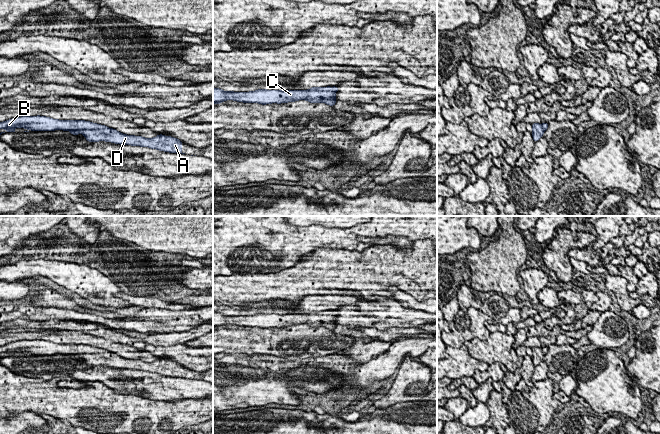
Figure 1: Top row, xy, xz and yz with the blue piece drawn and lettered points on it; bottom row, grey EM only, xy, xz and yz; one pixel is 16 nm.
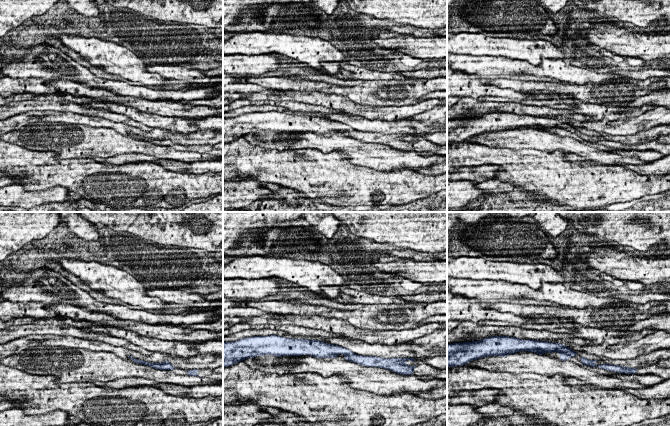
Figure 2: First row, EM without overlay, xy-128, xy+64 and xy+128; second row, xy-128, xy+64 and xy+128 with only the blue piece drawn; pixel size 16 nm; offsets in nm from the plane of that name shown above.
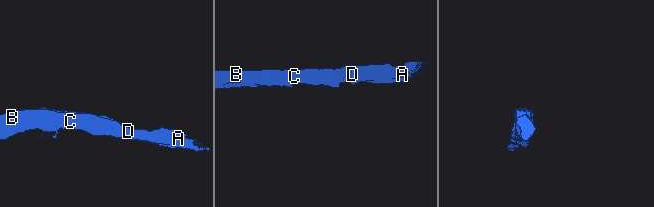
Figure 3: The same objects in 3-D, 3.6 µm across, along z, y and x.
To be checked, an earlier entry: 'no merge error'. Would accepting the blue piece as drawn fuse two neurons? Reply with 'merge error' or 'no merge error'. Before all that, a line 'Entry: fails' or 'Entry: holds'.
Entry: holds
no merge error

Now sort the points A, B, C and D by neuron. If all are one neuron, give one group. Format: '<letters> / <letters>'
A B C D

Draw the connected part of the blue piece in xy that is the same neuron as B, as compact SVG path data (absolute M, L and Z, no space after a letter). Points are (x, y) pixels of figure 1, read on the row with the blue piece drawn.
M21 116L0 122L0 129L15 132L16 128L29 131L69 131L72 135L82 134L88 142L111 142L120 145L148 147L169 153L181 153L182 143L179 139L162 134L154 138L123 134L116 129L85 120L59 120L46 116Z

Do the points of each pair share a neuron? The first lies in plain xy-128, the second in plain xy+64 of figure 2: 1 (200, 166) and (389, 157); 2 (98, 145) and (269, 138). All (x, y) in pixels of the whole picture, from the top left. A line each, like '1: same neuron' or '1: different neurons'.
1: same neuron
2: same neuron

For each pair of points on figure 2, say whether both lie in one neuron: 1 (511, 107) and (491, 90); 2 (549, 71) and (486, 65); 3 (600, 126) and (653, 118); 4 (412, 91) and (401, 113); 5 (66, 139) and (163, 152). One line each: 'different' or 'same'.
1: different
2: same
3: same
4: different
5: same

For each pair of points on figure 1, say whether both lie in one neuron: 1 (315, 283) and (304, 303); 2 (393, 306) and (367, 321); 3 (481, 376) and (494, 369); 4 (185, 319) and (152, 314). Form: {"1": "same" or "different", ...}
{"1": "different", "2": "different", "3": "same", "4": "same"}

